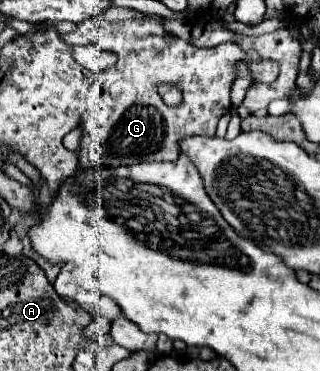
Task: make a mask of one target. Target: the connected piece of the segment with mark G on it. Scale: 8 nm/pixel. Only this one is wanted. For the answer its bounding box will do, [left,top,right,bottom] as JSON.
[61,16,279,168]

